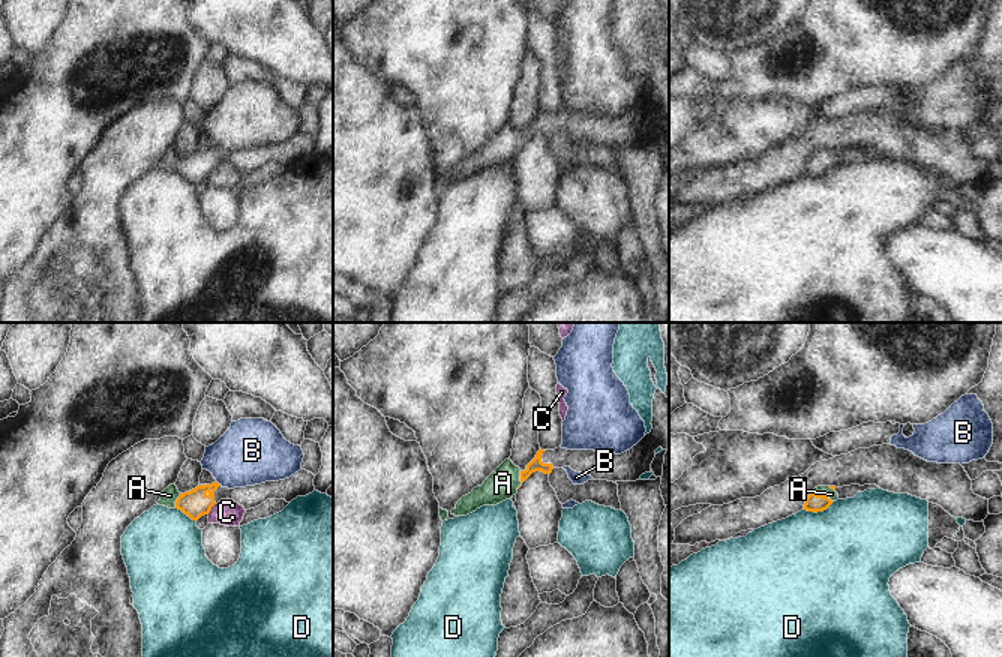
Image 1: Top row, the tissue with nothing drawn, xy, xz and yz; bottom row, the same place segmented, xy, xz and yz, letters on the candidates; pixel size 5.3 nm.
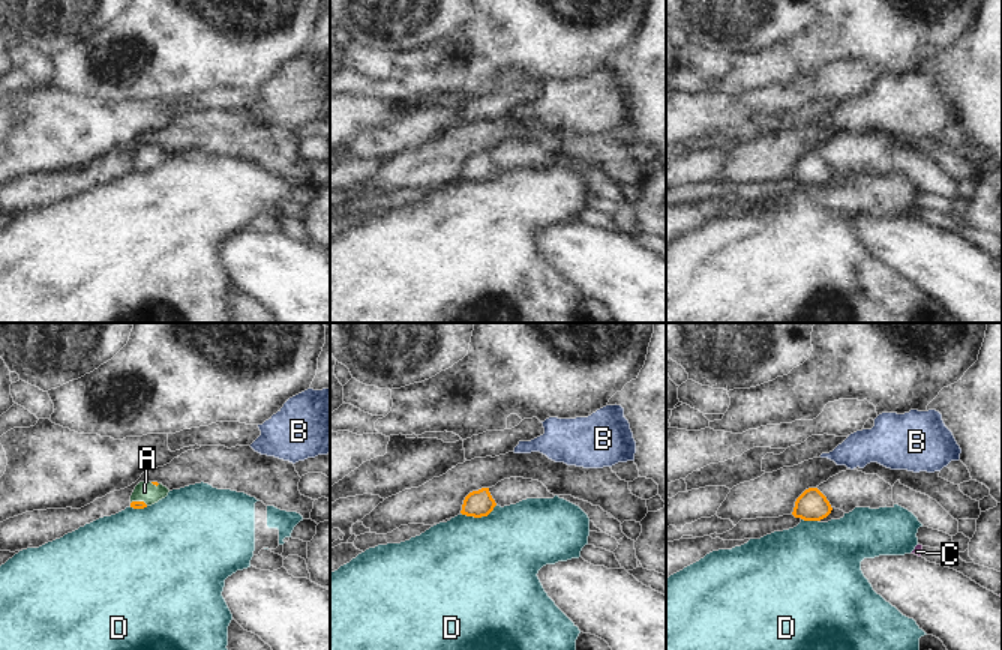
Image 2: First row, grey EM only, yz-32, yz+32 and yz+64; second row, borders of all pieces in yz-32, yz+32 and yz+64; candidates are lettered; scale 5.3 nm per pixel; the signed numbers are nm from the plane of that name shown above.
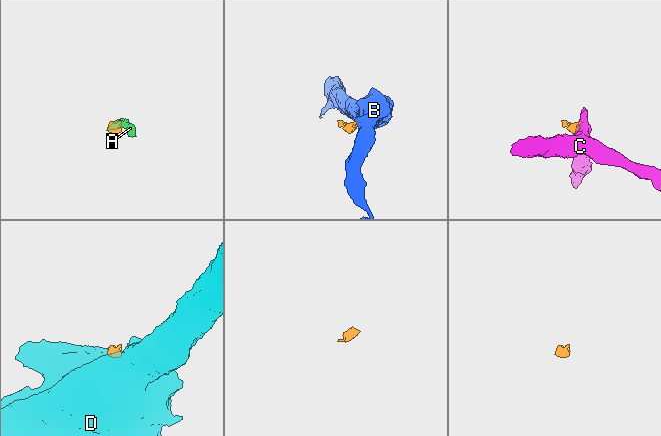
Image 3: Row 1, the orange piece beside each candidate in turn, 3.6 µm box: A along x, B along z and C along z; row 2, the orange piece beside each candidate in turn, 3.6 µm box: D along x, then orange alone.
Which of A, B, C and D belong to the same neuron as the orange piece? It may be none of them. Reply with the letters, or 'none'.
A

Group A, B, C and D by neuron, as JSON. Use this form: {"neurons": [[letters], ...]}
{"neurons": [["A"], ["B"], ["C"], ["D"]]}

